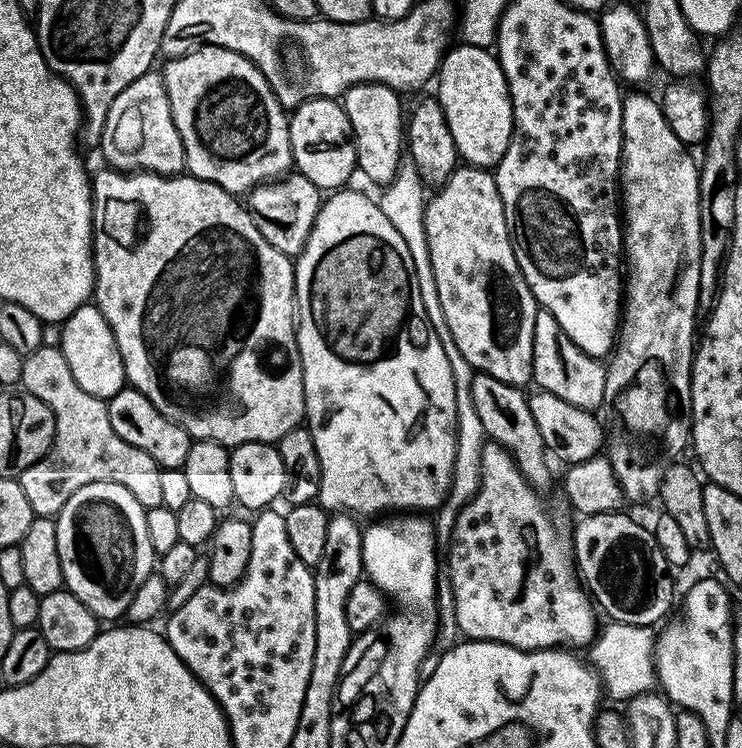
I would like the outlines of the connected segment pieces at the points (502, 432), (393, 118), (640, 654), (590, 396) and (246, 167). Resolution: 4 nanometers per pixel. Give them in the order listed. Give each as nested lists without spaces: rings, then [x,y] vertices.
[[[476,372],[470,382],[470,398],[474,402],[474,410],[478,410],[485,437],[491,443],[506,448],[526,482],[537,494],[545,494],[552,488],[552,468],[548,465],[550,453],[542,442],[542,434],[538,434],[538,426],[534,423],[534,414],[530,414],[528,396],[524,391],[523,387],[515,384],[498,382],[498,378],[485,372]]]
[[[352,84],[342,97],[346,118],[350,118],[352,138],[356,141],[359,175],[379,186],[391,182],[406,152],[406,108],[400,105],[400,100],[401,93],[385,84]]]
[[[617,620],[605,623],[597,631],[586,652],[586,660],[600,677],[600,686],[609,701],[627,702],[653,691],[657,687],[656,679],[656,637],[657,633],[646,626],[630,626]]]
[[[537,311],[534,318],[534,354],[532,355],[532,380],[543,391],[570,402],[570,406],[596,410],[604,404],[607,367],[597,357],[586,354],[558,326],[554,314]]]
[[[200,44],[184,56],[171,57],[165,64],[168,65],[162,68],[162,75],[174,126],[182,138],[187,175],[208,180],[233,194],[247,194],[262,184],[281,179],[293,167],[289,113],[280,105],[263,74],[245,56],[216,44]]]

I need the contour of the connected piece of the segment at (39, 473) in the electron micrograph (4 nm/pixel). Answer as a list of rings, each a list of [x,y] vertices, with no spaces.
[[[42,346],[27,353],[20,384],[23,391],[34,394],[34,398],[50,406],[56,423],[56,437],[50,450],[18,477],[26,502],[30,502],[36,516],[59,516],[62,506],[70,502],[70,494],[82,486],[90,486],[90,482],[114,482],[118,486],[126,486],[145,510],[161,507],[160,465],[146,454],[146,450],[138,450],[138,446],[130,446],[130,442],[122,442],[122,438],[118,438],[114,426],[110,426],[107,403],[94,394],[86,394],[86,390],[74,382],[74,374],[70,374],[70,366],[66,366],[66,358],[59,348]]]

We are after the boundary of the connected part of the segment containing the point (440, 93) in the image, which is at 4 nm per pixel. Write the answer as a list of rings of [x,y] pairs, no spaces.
[[[463,42],[449,47],[440,63],[438,81],[440,85],[434,89],[446,114],[446,126],[450,126],[450,138],[454,138],[456,155],[465,165],[485,170],[495,169],[506,154],[512,137],[512,99],[508,93],[508,83],[499,59],[489,49],[479,48]]]

